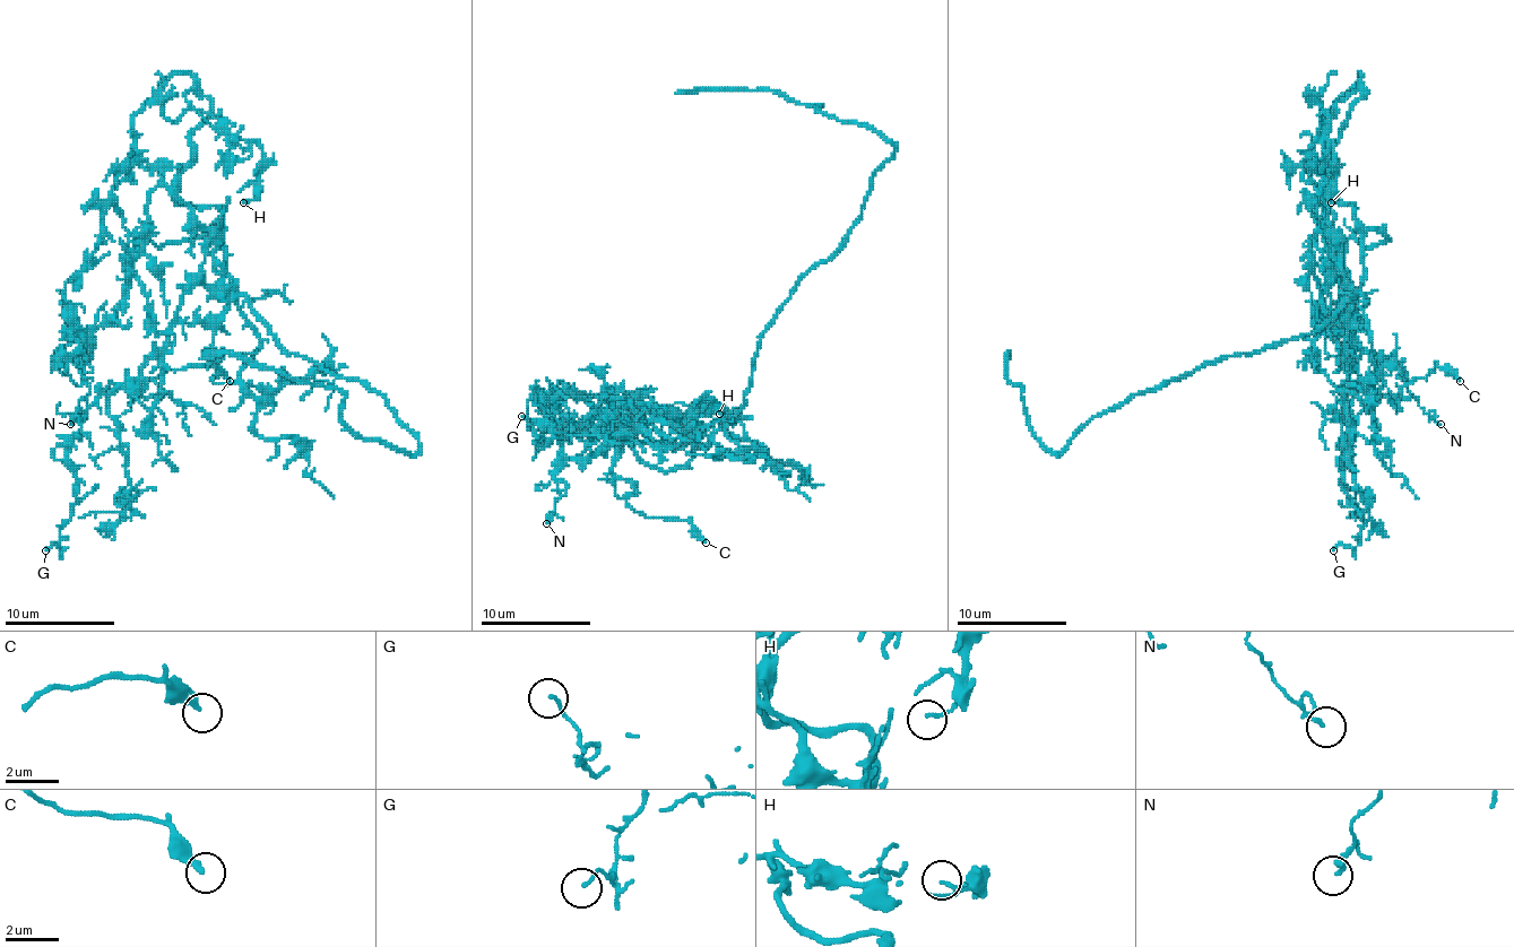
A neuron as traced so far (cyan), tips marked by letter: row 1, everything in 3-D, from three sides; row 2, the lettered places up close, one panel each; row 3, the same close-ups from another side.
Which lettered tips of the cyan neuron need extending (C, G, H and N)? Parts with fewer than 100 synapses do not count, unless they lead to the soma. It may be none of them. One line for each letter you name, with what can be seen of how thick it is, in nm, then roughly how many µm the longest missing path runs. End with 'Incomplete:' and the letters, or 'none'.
Incomplete: none

